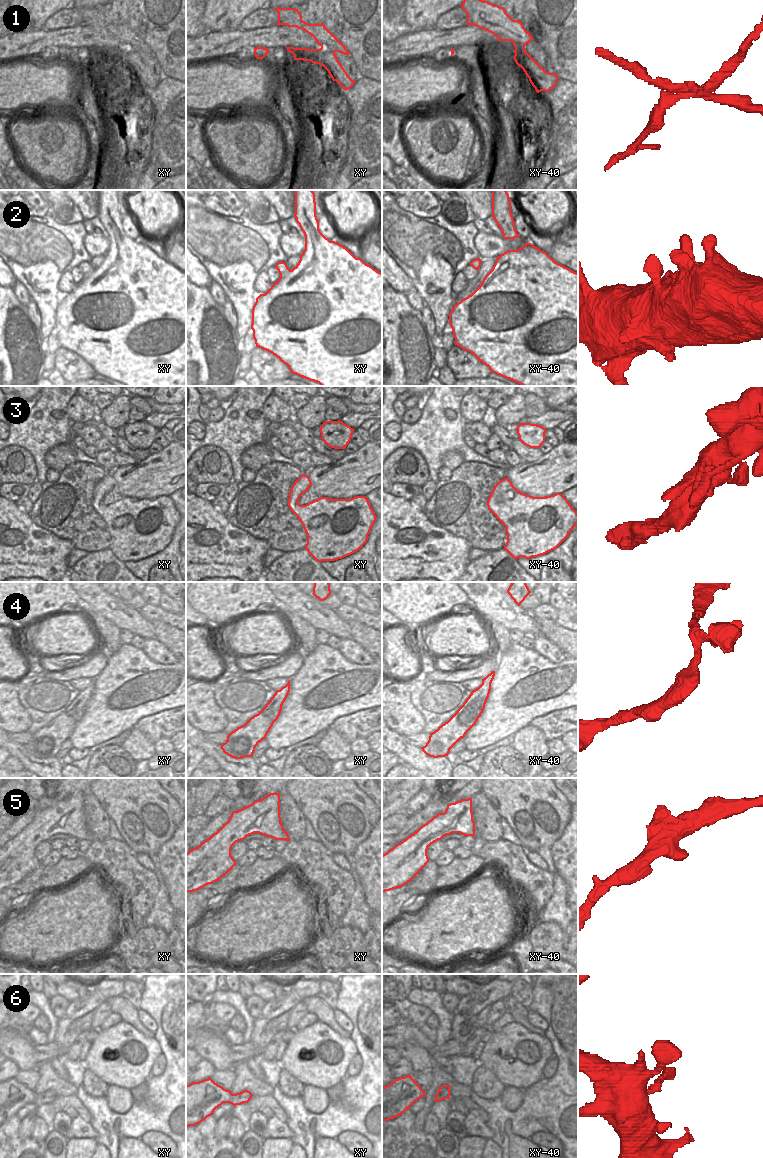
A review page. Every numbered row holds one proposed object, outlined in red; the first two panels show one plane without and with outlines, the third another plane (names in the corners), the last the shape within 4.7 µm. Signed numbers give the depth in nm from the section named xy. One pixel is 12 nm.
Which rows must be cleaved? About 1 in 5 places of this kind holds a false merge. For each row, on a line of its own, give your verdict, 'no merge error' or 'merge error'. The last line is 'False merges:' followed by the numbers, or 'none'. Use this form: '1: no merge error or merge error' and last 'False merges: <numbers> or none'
1: merge error
2: no merge error
3: no merge error
4: no merge error
5: no merge error
6: no merge error
False merges: 1

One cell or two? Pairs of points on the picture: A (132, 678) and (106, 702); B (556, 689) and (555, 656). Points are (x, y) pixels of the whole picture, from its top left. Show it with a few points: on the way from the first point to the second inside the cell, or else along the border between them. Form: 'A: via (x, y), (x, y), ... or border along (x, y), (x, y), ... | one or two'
A: via (126, 684), (112, 698) | one
B: border along (535, 650), (552, 662), (561, 662), (566, 658) | two

